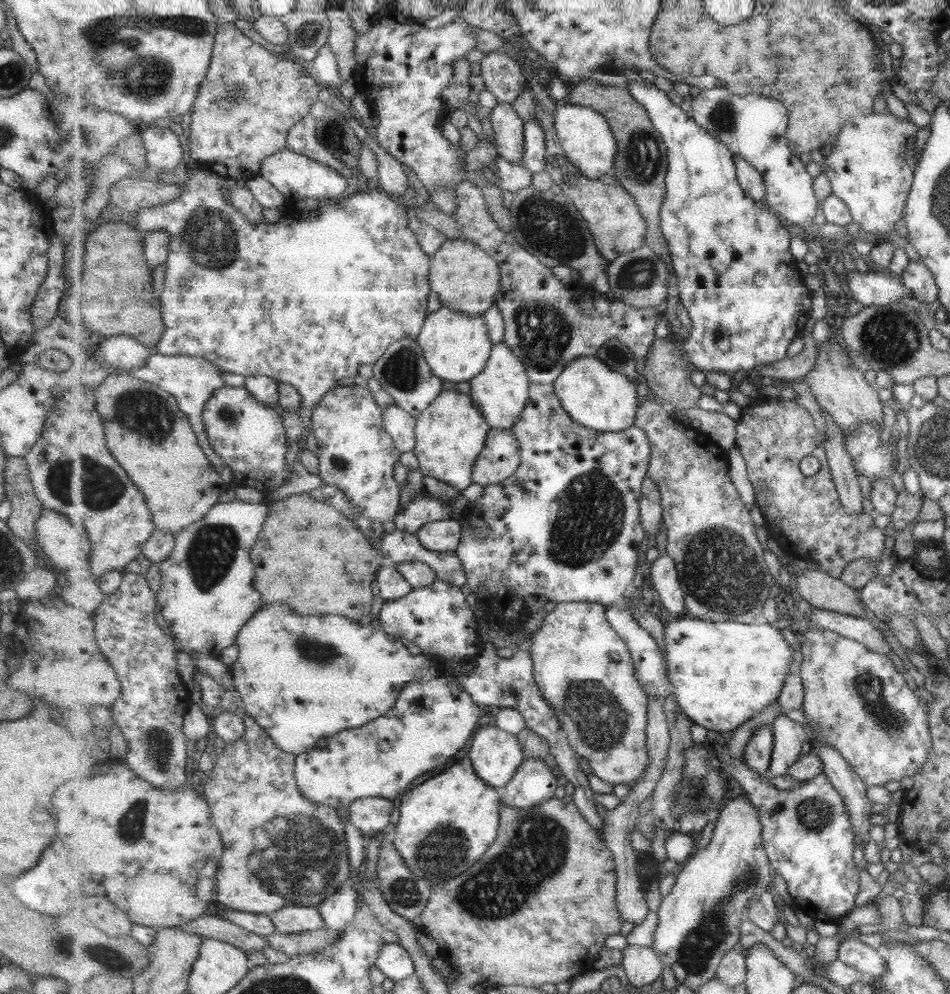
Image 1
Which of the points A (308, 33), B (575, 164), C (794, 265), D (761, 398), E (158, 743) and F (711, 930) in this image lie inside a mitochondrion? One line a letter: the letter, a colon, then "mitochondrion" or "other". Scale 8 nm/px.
A: mitochondrion
B: other
C: other
D: other
E: mitochondrion
F: mitochondrion

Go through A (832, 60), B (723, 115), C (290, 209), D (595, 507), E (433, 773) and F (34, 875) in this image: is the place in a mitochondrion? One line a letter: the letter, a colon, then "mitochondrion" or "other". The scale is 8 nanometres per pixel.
A: mitochondrion
B: mitochondrion
C: other
D: mitochondrion
E: other
F: other

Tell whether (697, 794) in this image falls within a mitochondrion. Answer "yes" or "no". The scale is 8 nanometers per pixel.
yes

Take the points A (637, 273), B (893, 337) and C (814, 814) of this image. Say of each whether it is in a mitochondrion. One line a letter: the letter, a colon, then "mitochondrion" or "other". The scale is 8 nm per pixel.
A: mitochondrion
B: mitochondrion
C: mitochondrion

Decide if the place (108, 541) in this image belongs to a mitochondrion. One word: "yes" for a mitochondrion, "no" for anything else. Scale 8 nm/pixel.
no

